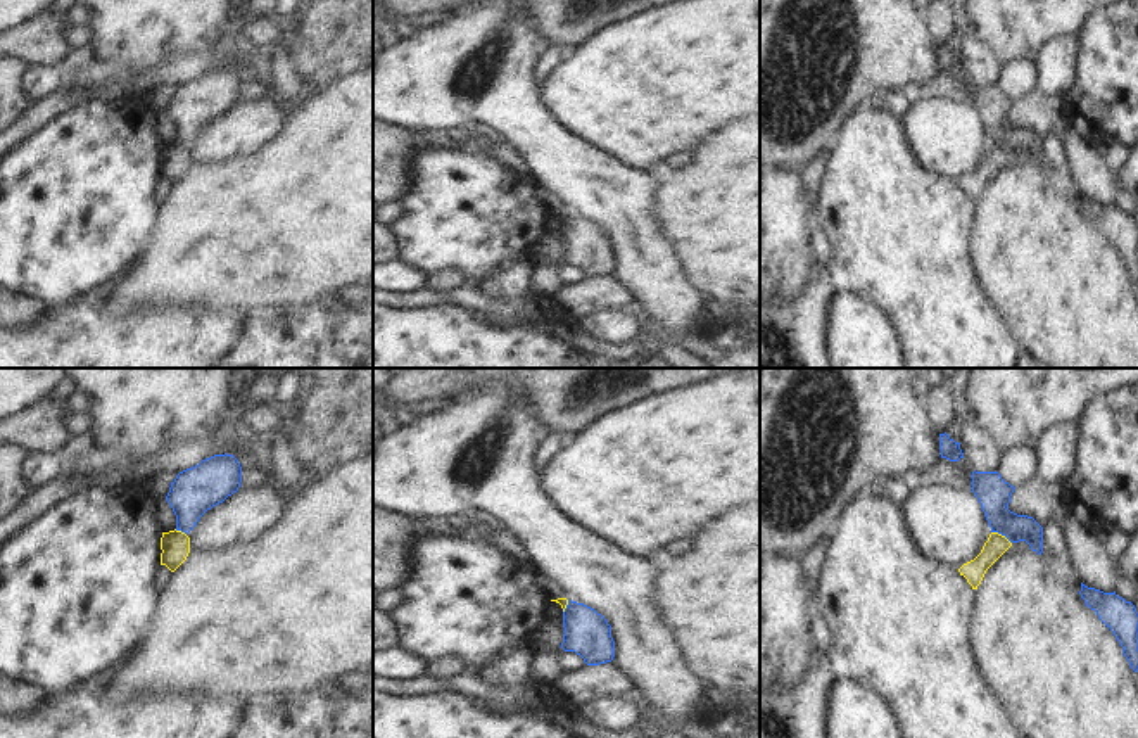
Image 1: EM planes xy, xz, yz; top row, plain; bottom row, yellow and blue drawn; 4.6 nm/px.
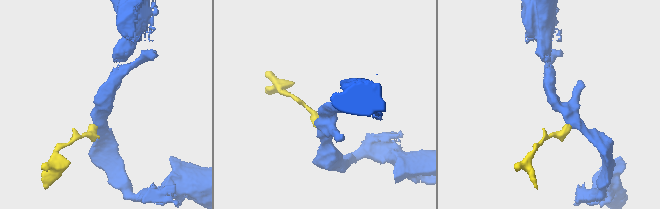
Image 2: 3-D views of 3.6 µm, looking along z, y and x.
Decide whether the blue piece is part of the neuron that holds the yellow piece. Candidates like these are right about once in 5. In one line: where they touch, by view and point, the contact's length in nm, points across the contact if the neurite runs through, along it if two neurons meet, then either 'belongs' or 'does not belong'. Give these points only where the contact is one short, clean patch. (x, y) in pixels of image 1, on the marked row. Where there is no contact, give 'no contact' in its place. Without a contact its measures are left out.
yz (1002, 536) | 110 nm | along yz (992, 531), (997, 531), (1011, 543) | does not belong

